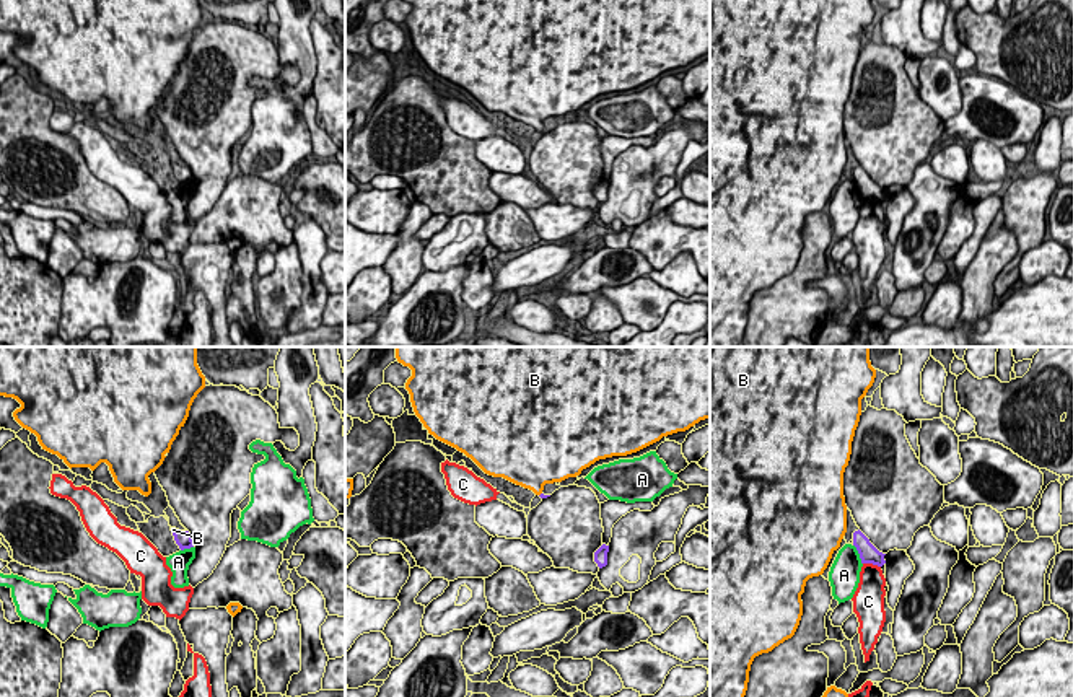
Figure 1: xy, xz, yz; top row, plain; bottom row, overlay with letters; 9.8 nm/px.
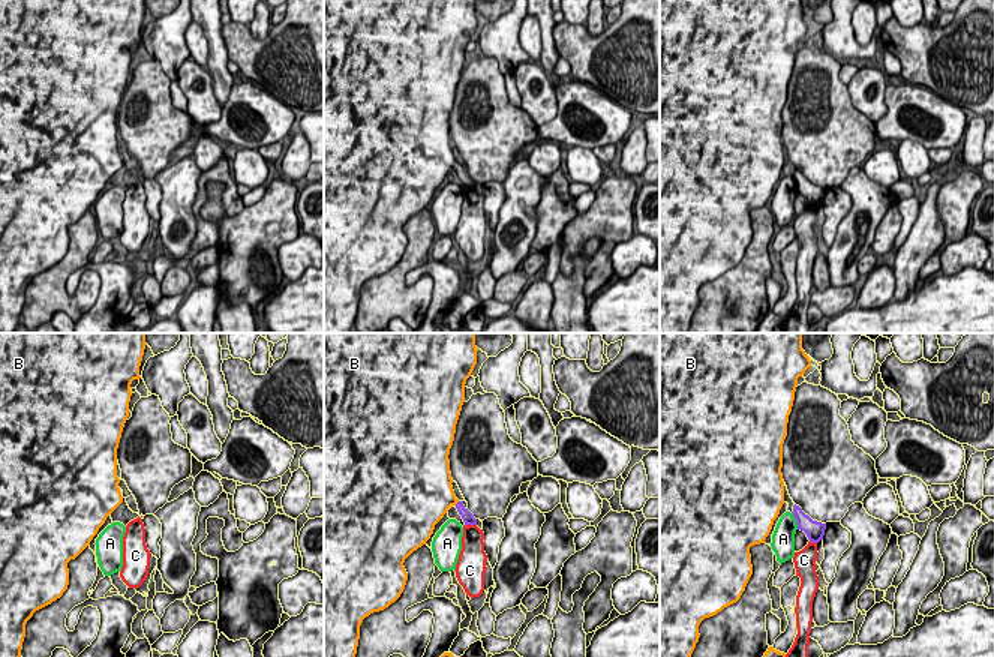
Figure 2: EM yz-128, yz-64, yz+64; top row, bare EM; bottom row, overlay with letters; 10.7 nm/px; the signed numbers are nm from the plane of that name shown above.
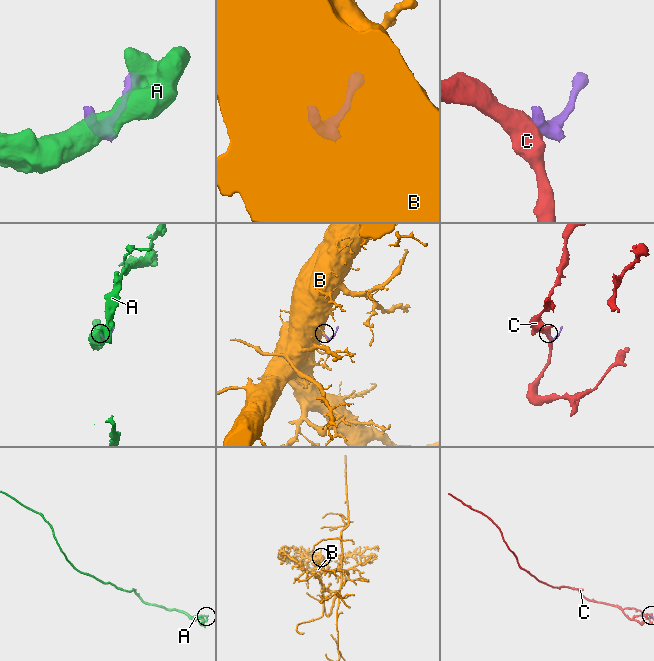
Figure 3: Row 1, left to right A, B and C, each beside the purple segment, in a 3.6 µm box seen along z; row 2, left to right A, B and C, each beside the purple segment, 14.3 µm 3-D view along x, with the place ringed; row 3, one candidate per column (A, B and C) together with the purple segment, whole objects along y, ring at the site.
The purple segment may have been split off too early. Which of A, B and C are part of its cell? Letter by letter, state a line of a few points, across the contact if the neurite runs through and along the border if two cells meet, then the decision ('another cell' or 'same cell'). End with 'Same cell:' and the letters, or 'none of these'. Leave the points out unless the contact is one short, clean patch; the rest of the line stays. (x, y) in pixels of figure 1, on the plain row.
A: line yz (854, 179), (862, 199); another cell
B: line xy (183, 173), (175, 166), (173, 165); same cell
C: line yz (863, 197), (880, 202); another cell
Same cell: B

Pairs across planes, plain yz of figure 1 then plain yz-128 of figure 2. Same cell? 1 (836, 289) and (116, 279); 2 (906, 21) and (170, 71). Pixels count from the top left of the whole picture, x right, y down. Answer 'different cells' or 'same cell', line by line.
1: same cell
2: same cell

